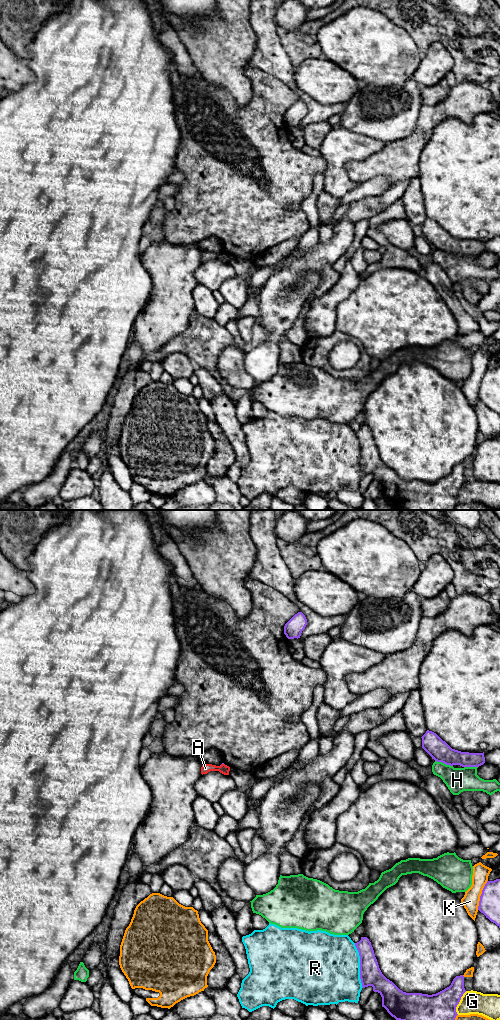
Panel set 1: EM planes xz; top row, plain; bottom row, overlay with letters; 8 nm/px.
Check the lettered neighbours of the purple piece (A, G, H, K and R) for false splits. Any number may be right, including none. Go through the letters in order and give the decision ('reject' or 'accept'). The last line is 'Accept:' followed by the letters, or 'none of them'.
A: reject
G: reject
H: reject
K: reject
R: reject
Accept: none of them

